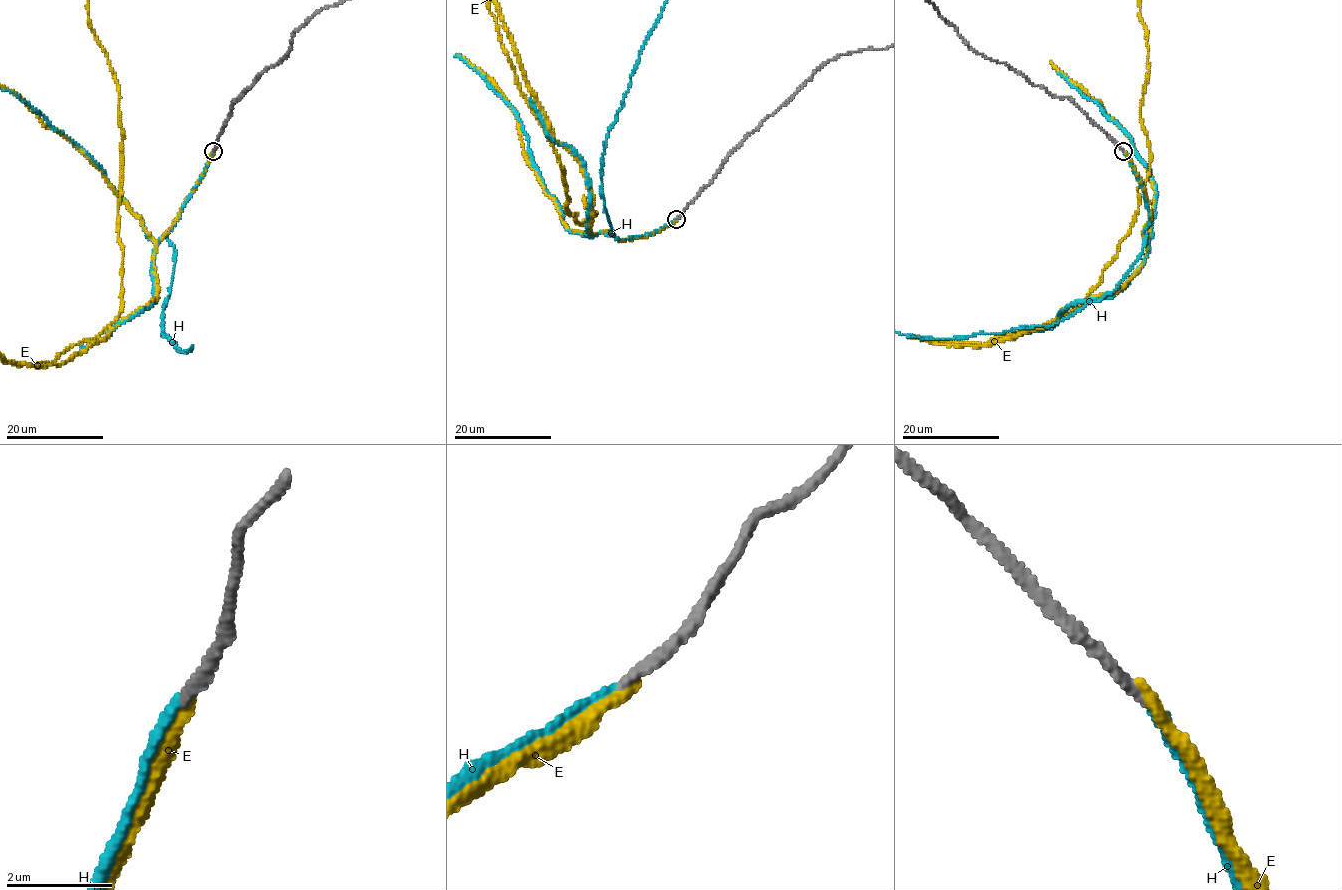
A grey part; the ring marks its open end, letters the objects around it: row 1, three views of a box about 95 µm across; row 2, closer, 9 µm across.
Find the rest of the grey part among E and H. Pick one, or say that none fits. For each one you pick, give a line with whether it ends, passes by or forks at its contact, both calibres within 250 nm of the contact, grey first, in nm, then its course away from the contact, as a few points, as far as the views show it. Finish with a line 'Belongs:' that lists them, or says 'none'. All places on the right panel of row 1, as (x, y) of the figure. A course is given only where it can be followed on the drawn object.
H: It ends there. Thickness 240 nm (grey) against 200 nm
Belongs: H

